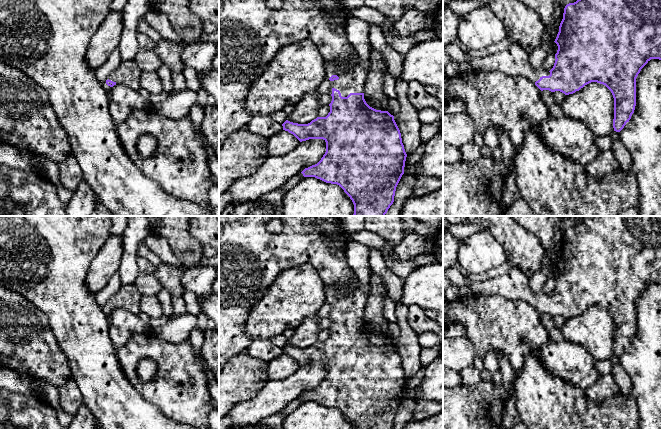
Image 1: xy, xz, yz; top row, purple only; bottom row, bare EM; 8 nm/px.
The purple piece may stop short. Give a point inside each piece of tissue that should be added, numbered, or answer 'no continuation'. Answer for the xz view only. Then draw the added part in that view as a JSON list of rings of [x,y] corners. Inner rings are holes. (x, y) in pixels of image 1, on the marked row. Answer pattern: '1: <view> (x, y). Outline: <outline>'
1: xz (353, 80). Outline: [[[354,50],[354,54],[356,55],[356,60],[353,62],[352,66],[347,71],[338,70],[338,66],[341,64],[341,62],[331,62],[331,61],[324,60],[326,77],[328,79],[332,75],[337,75],[339,77],[338,80],[331,81],[332,88],[329,92],[330,94],[332,94],[333,88],[339,90],[342,97],[347,97],[350,93],[364,93],[364,86],[365,86],[366,79],[368,77],[368,69],[364,69],[361,67],[359,56],[355,50]]]

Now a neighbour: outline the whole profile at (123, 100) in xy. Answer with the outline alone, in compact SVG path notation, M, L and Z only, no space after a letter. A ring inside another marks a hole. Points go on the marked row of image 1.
M122 84L111 87L109 95L109 111L116 126L123 123L132 111L147 105L138 91Z

